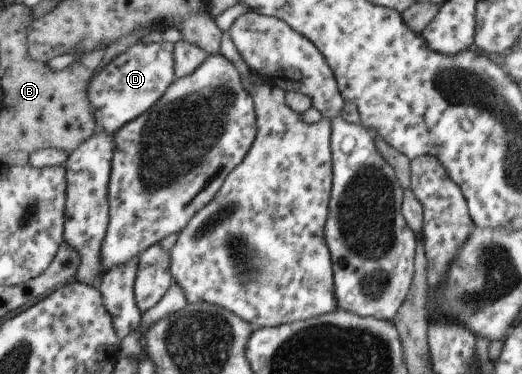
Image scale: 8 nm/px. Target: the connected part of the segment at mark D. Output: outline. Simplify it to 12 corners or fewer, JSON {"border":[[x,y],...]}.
{"border":[[139,41],[88,82],[114,135],[175,79],[173,43]]}

